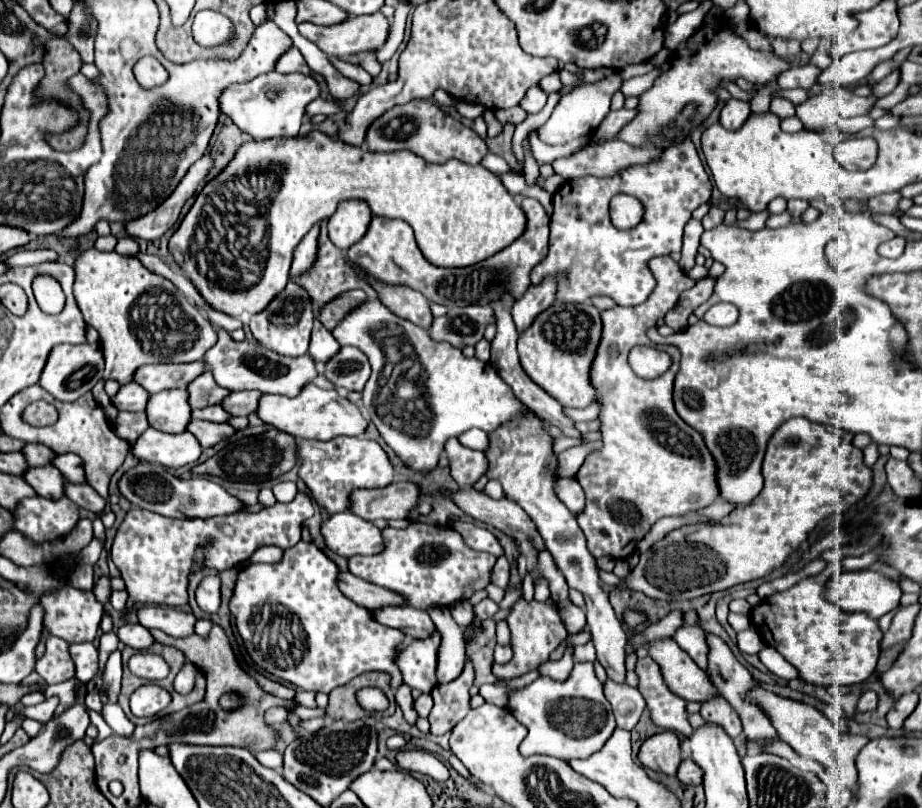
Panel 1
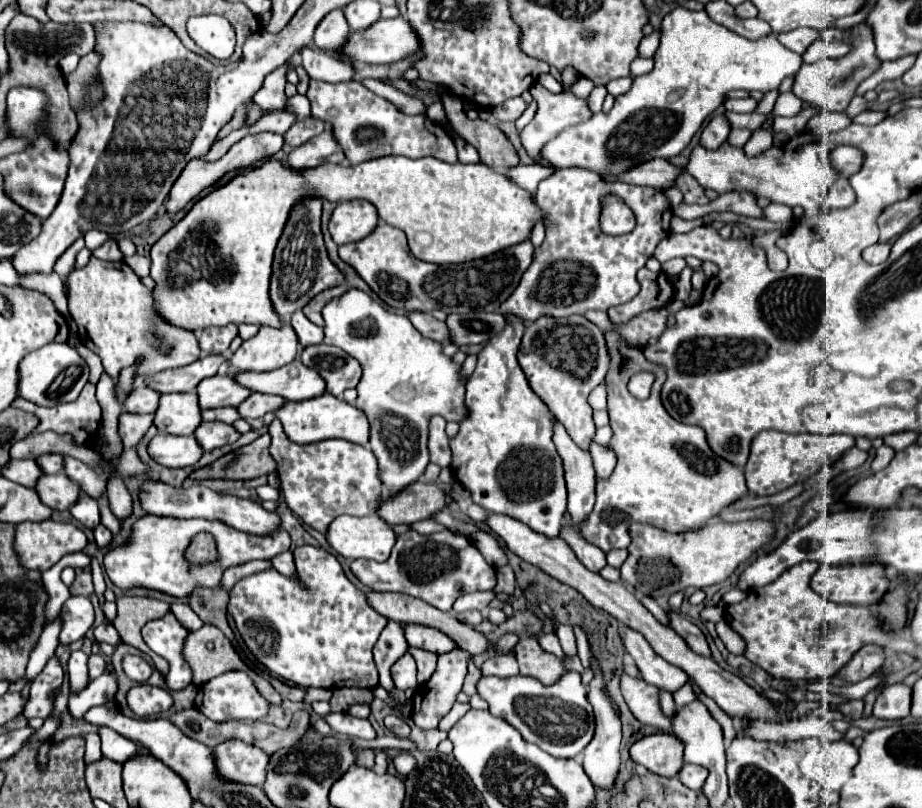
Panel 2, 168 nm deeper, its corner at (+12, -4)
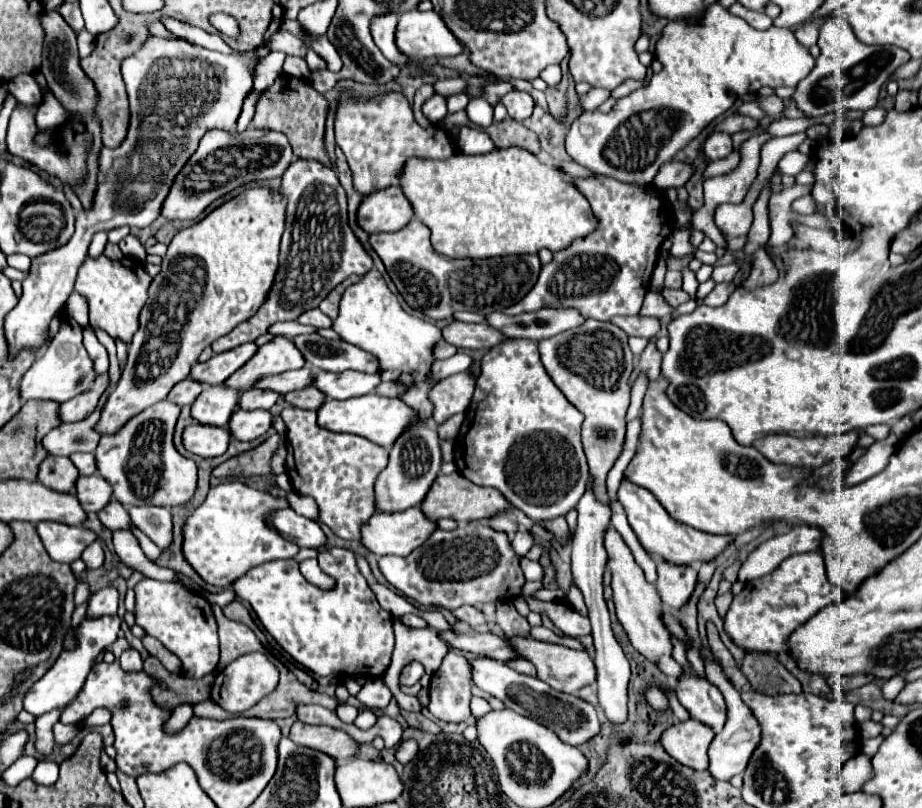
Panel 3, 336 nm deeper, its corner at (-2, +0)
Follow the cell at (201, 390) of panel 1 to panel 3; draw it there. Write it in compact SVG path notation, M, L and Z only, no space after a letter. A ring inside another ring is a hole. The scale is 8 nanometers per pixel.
M304 367L298 371L286 371L284 375L272 375L268 379L260 379L260 383L256 383L256 387L252 389L266 391L268 387L272 387L272 391L280 391L284 395L286 391L294 391L310 385L312 379L314 379L314 373L310 371L310 367Z

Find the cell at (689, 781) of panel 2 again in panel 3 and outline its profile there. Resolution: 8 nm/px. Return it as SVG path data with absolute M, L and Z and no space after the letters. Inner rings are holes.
M706 665L706 677L722 691L722 695L726 699L726 707L728 707L728 721L724 725L724 731L714 737L714 741L710 743L710 749L708 749L708 757L710 757L708 771L714 779L728 781L746 769L748 759L760 741L760 727L758 727L758 721L754 719L752 711L742 703L740 693L730 683L726 683L724 675L720 673L720 669L716 665Z

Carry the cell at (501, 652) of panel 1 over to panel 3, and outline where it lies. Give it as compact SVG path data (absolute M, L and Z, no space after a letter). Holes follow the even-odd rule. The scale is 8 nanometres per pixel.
M532 627L530 629L530 635L538 641L548 641L548 643L560 643L560 645L568 645L568 647L574 647L574 649L584 649L576 639L566 639L566 637L558 637L556 633L552 633L550 629L546 627Z

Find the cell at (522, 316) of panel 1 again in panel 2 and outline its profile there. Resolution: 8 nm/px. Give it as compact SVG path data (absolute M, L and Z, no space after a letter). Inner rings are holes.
M514 319L478 353L476 371L466 381L468 417L460 421L458 435L450 439L450 469L470 491L472 501L486 511L508 515L538 533L558 537L566 513L566 483L562 457L552 441L556 419L530 389L516 359L522 335L522 319Z

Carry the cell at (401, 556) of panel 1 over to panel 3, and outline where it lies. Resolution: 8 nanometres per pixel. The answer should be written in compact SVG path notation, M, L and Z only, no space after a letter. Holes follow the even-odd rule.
M470 521L466 527L456 527L454 531L436 529L430 535L430 539L426 539L426 543L416 551L412 551L408 557L392 557L392 555L380 557L378 567L386 577L386 581L392 587L396 587L400 593L404 593L408 599L414 599L424 607L442 605L450 611L462 605L480 605L480 603L498 601L498 599L512 599L520 593L520 587L524 585L520 557L514 555L508 535L490 529L482 521Z

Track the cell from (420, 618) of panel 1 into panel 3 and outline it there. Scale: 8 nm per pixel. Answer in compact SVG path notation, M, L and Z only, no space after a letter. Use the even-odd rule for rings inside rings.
M448 629L448 631L438 631L438 635L454 649L482 655L482 657L492 657L498 661L514 659L516 653L512 647L496 633L478 633L472 629Z

